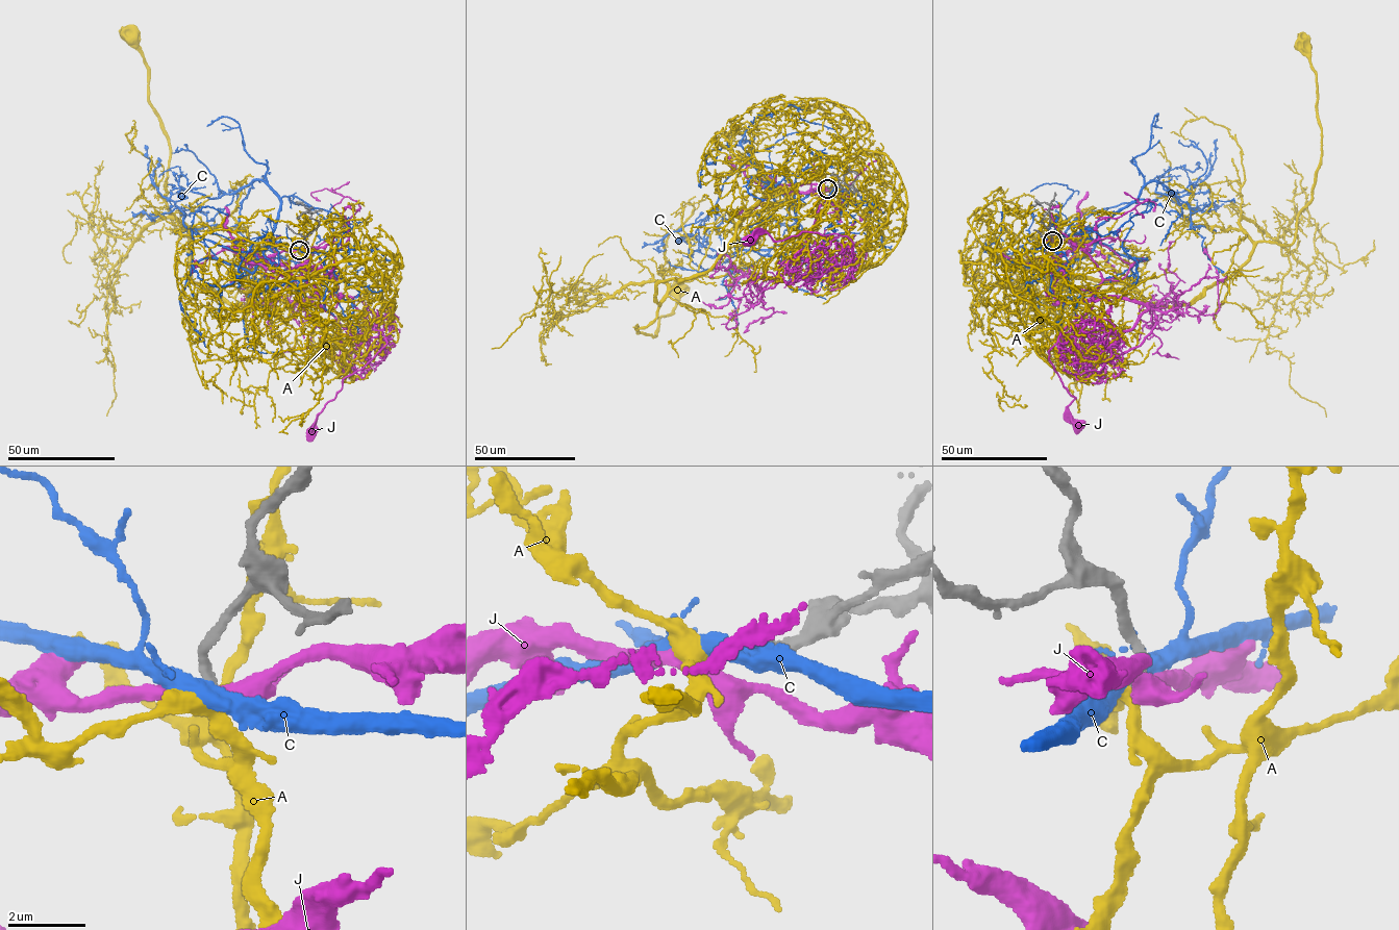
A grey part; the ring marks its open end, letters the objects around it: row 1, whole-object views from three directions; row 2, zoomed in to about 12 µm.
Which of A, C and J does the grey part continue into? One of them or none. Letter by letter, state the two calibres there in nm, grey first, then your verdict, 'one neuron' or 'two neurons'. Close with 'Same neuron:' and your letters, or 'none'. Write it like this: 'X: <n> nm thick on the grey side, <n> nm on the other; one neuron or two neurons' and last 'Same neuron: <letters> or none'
A: 320 nm thick on the grey side, 400 nm on the other; one neuron
C: 360 nm thick on the grey side, 440 nm on the other; two neurons
J: 340 nm thick on the grey side, 440 nm on the other; two neurons
Same neuron: A

